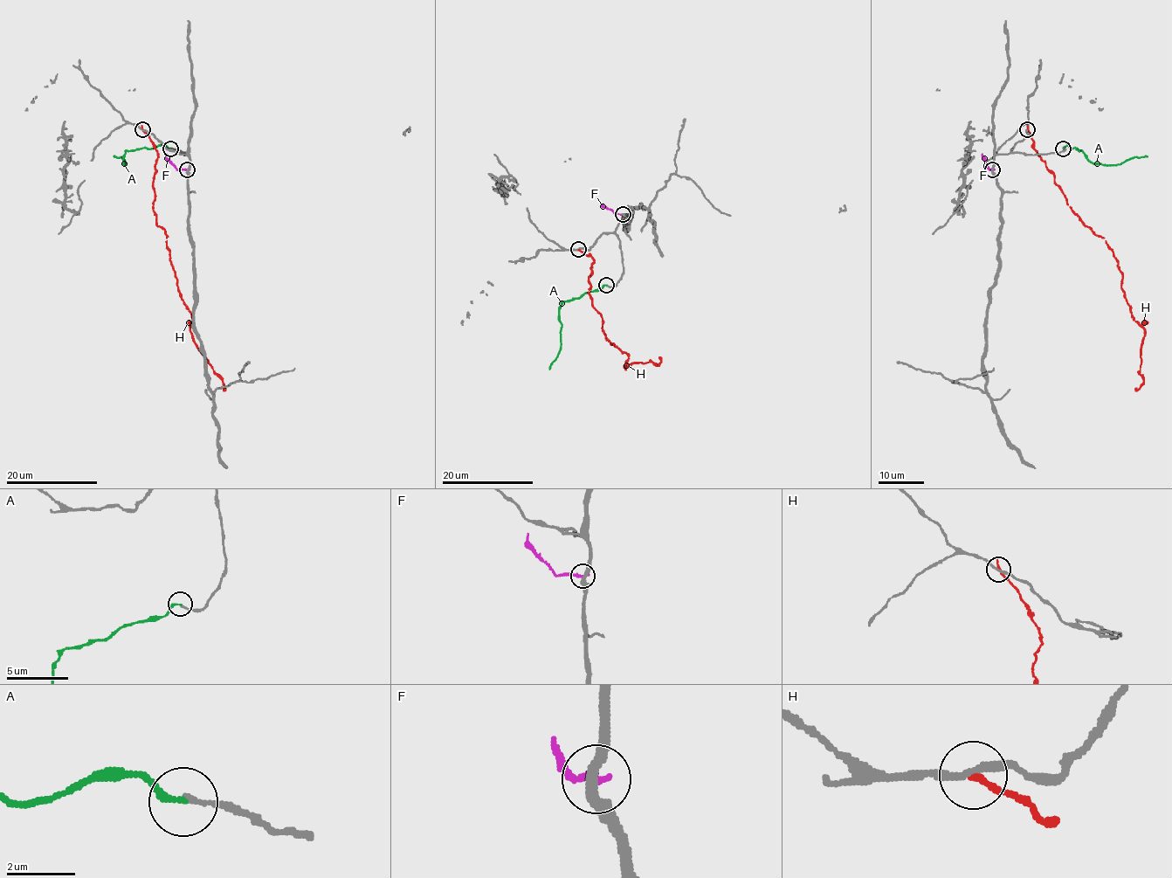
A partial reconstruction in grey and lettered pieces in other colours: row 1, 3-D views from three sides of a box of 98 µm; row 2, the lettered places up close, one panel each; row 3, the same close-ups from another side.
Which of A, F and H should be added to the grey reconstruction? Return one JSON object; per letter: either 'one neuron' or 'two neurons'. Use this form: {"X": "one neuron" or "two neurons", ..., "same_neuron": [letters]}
{"A": "one neuron", "F": "two neurons", "H": "two neurons", "same_neuron": ["A"]}

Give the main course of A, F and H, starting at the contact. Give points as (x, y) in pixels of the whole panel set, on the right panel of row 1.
A: (1063, 148), (1067, 145), (1076, 148), (1091, 162), (1108, 165), (1116, 165), (1132, 157), (1147, 156)
F: (993, 169), (982, 154)
H: (1027, 128), (1072, 211), (1104, 238), (1122, 274), (1132, 317), (1145, 331), (1143, 383), (1134, 388)

